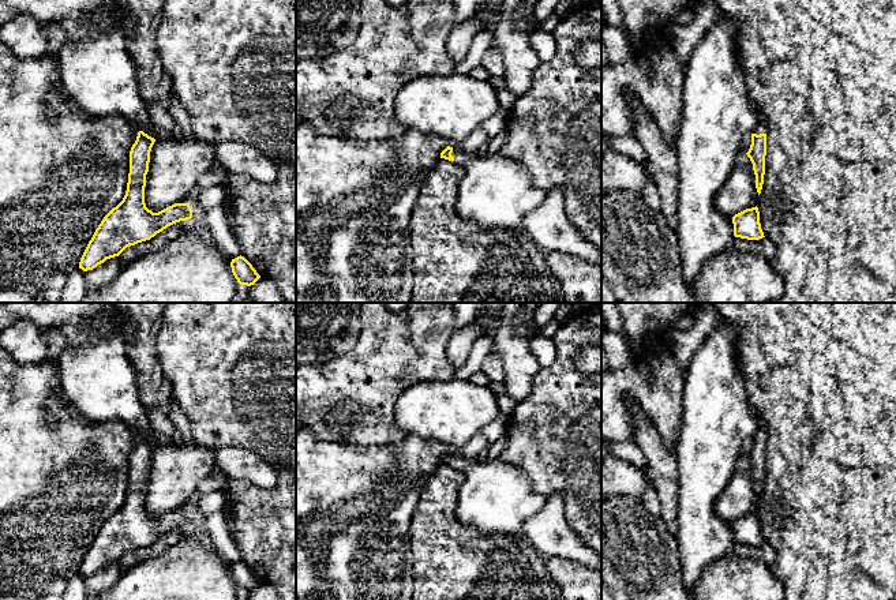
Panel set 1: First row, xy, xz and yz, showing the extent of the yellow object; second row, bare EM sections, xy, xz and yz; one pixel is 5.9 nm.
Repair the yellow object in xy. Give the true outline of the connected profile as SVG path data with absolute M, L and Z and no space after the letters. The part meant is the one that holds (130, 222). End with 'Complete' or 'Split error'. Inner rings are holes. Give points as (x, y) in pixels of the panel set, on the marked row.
M149 104L150 127L138 132L130 151L130 173L123 200L101 221L89 241L79 269L93 270L127 247L150 240L168 226L192 218L190 203L175 203L153 213L145 203L150 151L160 131L173 132L175 119L161 104Z. Split error

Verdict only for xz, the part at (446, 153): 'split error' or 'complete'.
split error

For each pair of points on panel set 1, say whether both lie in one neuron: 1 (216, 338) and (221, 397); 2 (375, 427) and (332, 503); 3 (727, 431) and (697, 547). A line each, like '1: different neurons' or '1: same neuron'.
1: same neuron
2: different neurons
3: same neuron

